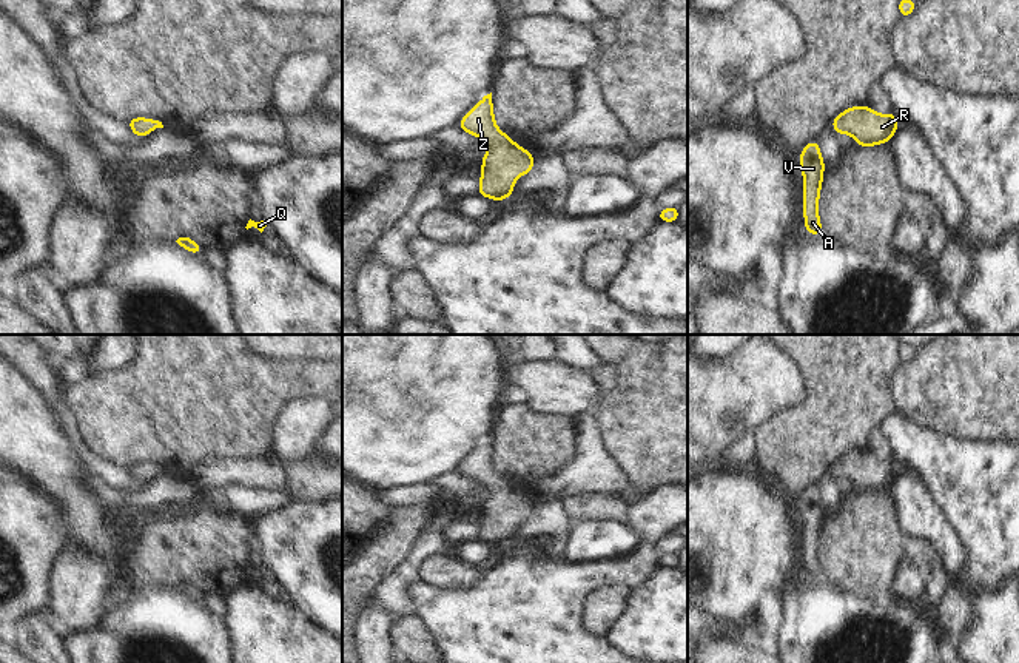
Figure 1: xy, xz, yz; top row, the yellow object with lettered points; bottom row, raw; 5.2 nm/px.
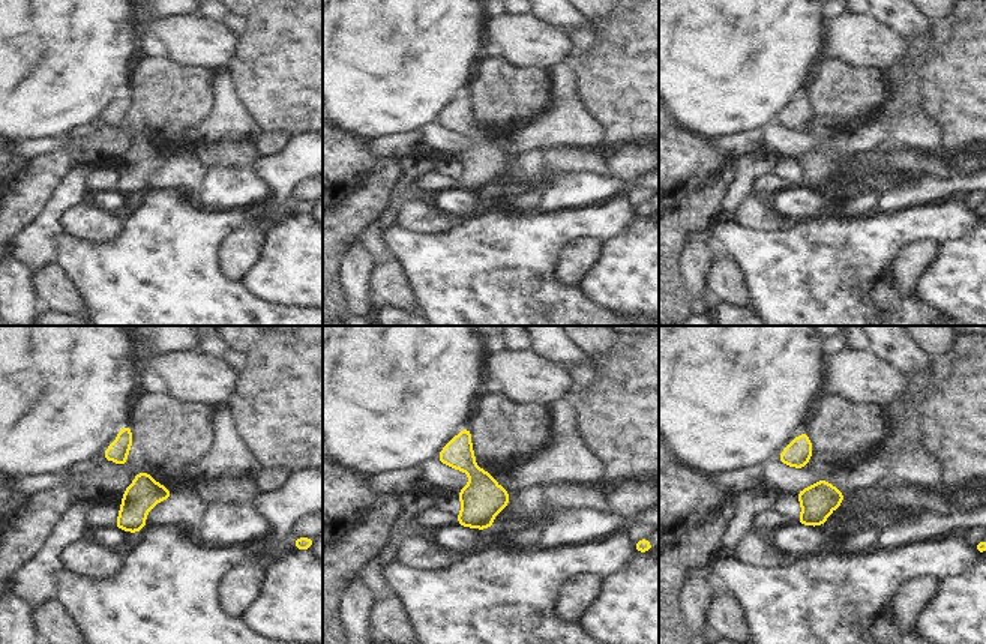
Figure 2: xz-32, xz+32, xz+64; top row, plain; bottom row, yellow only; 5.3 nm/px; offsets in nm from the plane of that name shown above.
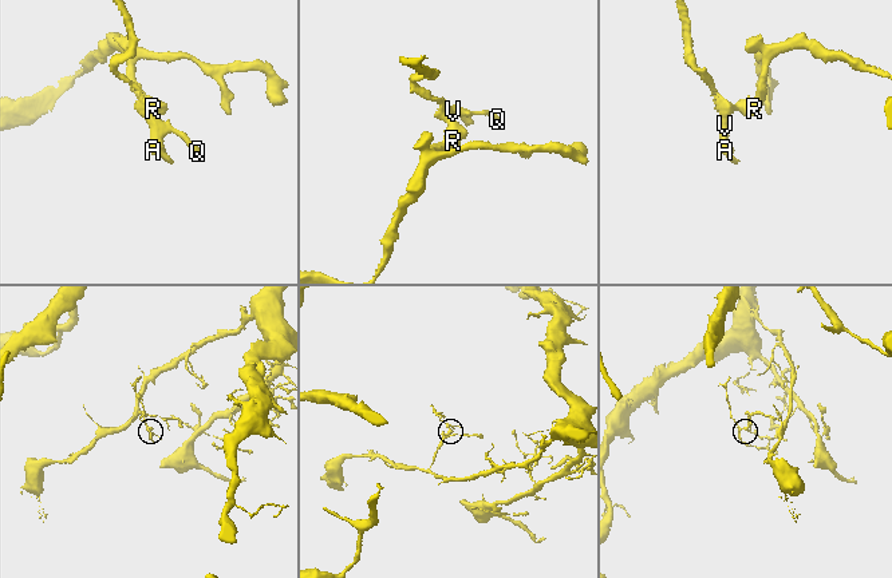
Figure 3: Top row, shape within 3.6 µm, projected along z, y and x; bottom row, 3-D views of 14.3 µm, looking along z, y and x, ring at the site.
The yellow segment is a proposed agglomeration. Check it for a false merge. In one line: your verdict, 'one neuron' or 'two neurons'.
one neuron

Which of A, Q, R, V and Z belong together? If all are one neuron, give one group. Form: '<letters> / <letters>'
A Q R V Z

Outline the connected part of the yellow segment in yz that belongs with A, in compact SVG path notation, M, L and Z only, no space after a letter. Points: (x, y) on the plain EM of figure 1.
M812 484L799 501L803 518L803 561L805 575L812 580L822 580L819 564L819 540L823 527L825 507L816 484Z

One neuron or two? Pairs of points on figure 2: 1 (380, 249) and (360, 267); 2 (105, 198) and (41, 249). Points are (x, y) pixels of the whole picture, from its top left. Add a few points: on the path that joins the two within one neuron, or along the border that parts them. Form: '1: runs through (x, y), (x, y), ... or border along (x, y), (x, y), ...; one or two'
1: border along (354, 242), (375, 263); two
2: border along (113, 189), (93, 192); two

